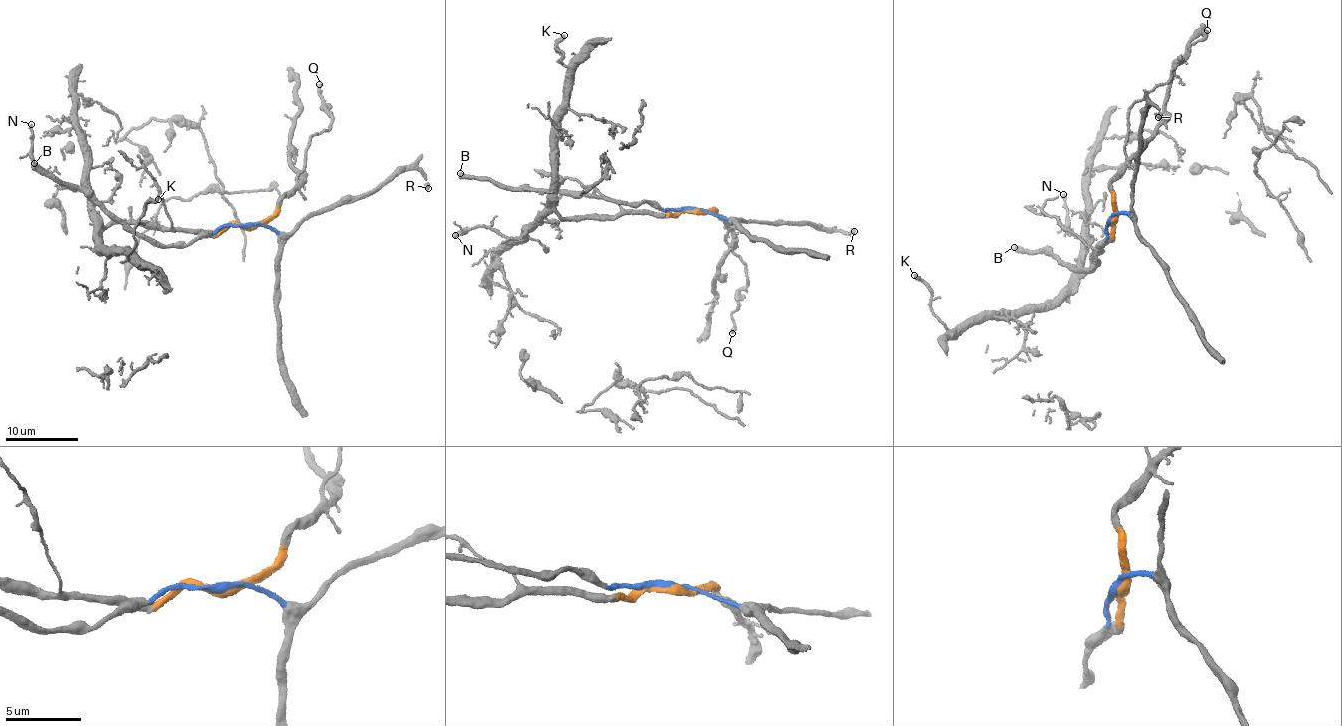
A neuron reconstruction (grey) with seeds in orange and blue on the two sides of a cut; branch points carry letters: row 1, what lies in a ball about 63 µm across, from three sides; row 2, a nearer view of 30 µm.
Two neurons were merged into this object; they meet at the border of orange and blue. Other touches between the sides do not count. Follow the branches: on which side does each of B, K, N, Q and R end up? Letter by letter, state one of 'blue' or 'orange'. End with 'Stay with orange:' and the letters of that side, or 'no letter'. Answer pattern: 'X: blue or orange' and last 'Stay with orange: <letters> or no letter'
B: blue
K: orange
N: orange
Q: orange
R: blue
Stay with orange: K, N, Q

